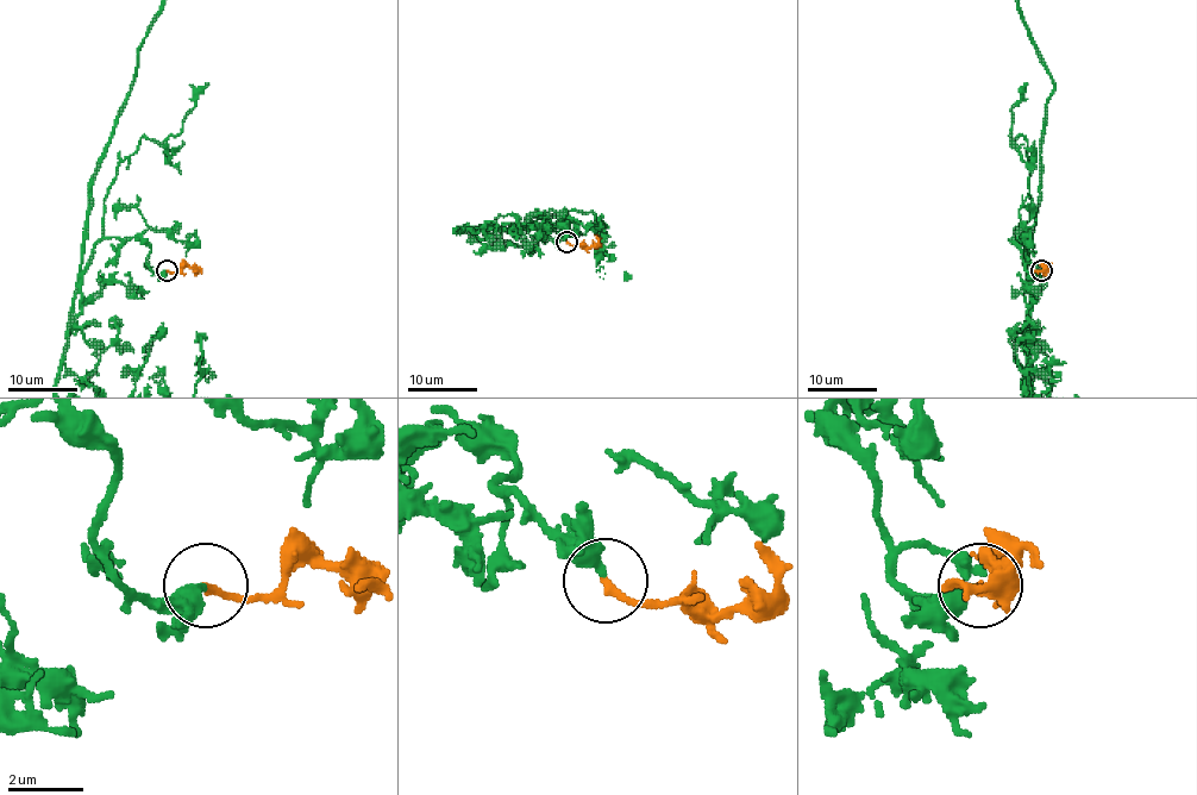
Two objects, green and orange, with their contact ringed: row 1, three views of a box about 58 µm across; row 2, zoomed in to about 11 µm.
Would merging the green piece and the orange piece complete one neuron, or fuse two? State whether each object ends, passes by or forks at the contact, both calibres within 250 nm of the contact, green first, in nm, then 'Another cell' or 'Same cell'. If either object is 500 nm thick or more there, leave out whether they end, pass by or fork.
At the ring green ends. At the ring orange ends. Thickness 380 nm (green) against 200 nm. Same cell

